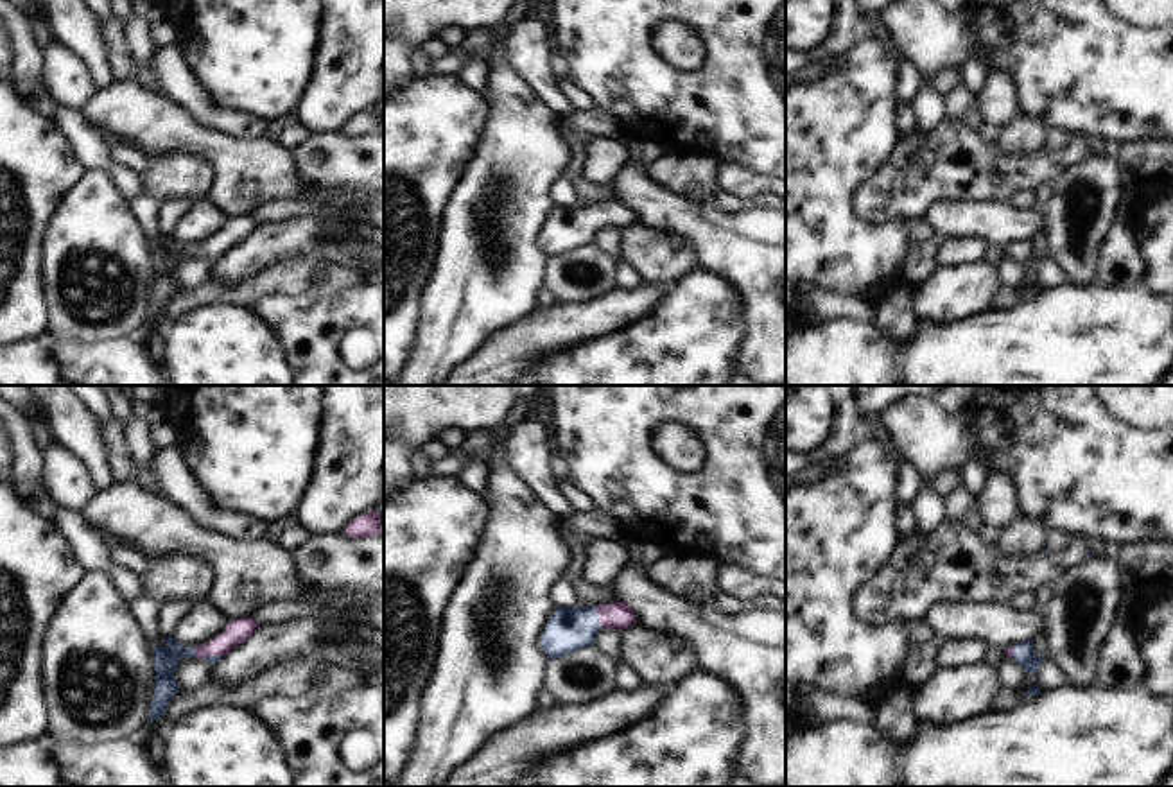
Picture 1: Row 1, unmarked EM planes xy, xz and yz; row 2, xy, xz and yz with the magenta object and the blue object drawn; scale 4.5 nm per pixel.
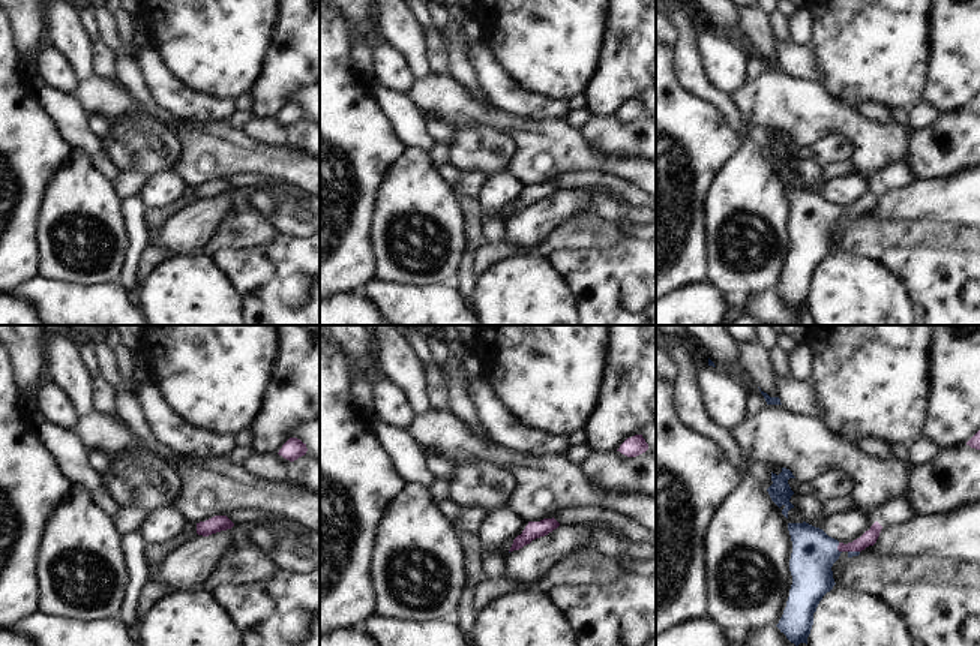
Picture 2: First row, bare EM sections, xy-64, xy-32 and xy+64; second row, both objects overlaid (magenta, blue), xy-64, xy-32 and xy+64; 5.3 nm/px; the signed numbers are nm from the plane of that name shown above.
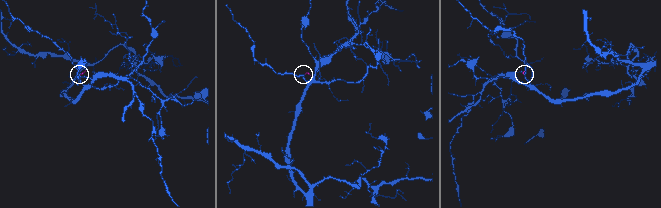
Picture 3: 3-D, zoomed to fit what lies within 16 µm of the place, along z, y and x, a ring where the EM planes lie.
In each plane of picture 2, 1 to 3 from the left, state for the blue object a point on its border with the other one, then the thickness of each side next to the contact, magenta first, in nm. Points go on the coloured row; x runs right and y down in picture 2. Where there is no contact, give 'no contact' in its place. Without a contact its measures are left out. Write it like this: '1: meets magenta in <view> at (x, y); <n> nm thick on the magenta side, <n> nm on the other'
1: no contact
2: no contact
3: meets magenta in xy+64 at (838, 547); 80 nm thick on the magenta side, 240 nm on the other

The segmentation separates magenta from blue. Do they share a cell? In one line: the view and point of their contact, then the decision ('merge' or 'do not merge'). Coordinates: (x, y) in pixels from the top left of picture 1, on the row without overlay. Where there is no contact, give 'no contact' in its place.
meets magenta in xz at (599, 216); merge

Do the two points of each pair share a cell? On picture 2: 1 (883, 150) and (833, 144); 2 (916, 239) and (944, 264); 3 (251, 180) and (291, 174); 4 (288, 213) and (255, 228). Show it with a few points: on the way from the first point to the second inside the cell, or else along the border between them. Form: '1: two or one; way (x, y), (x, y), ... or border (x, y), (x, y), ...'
1: two; border (821, 138), (844, 134), (856, 147), (854, 159)
2: two; border (962, 246), (892, 249)
3: two; border (233, 174), (261, 173), (300, 191)
4: two; border (270, 218), (284, 233)

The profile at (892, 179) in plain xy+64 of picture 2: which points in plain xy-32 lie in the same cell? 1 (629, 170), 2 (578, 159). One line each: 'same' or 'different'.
1: different
2: different

